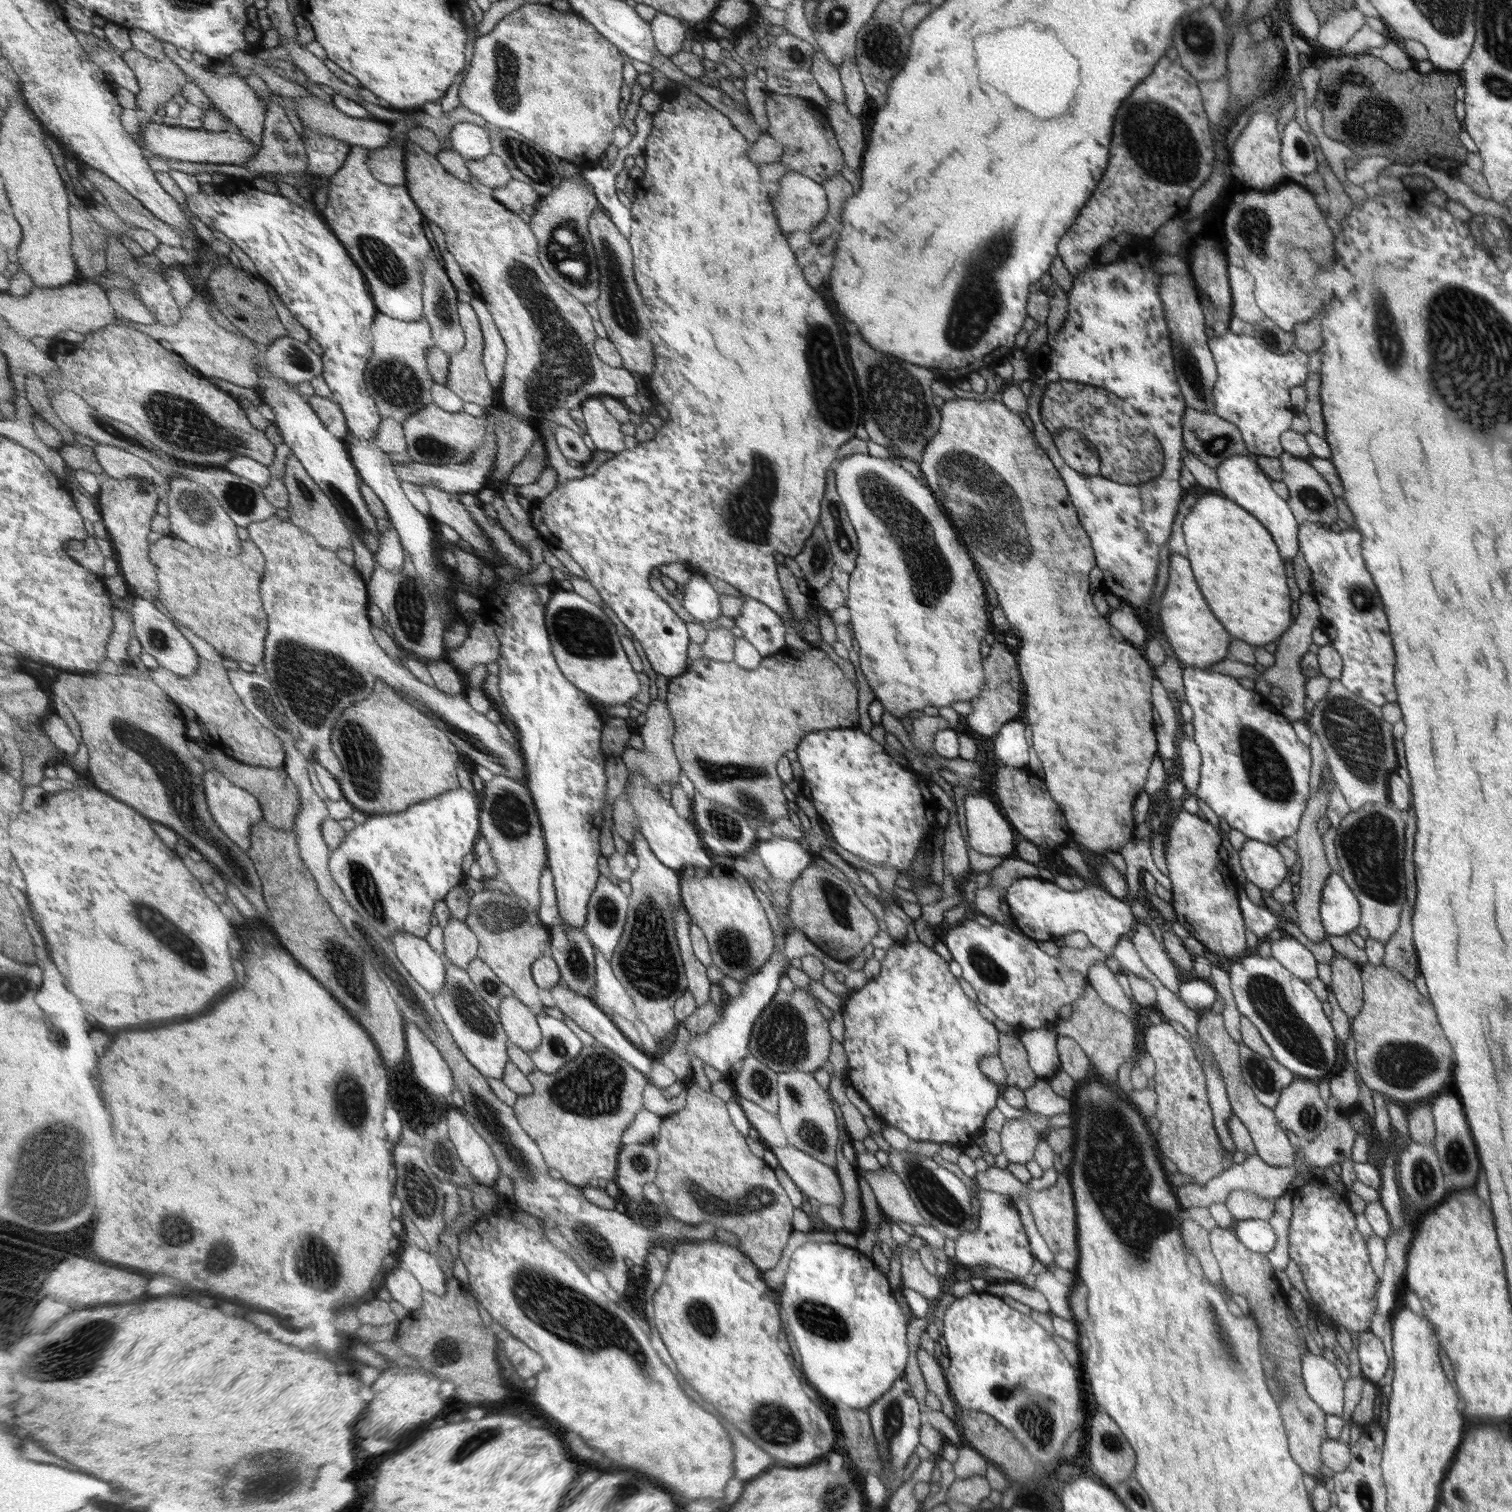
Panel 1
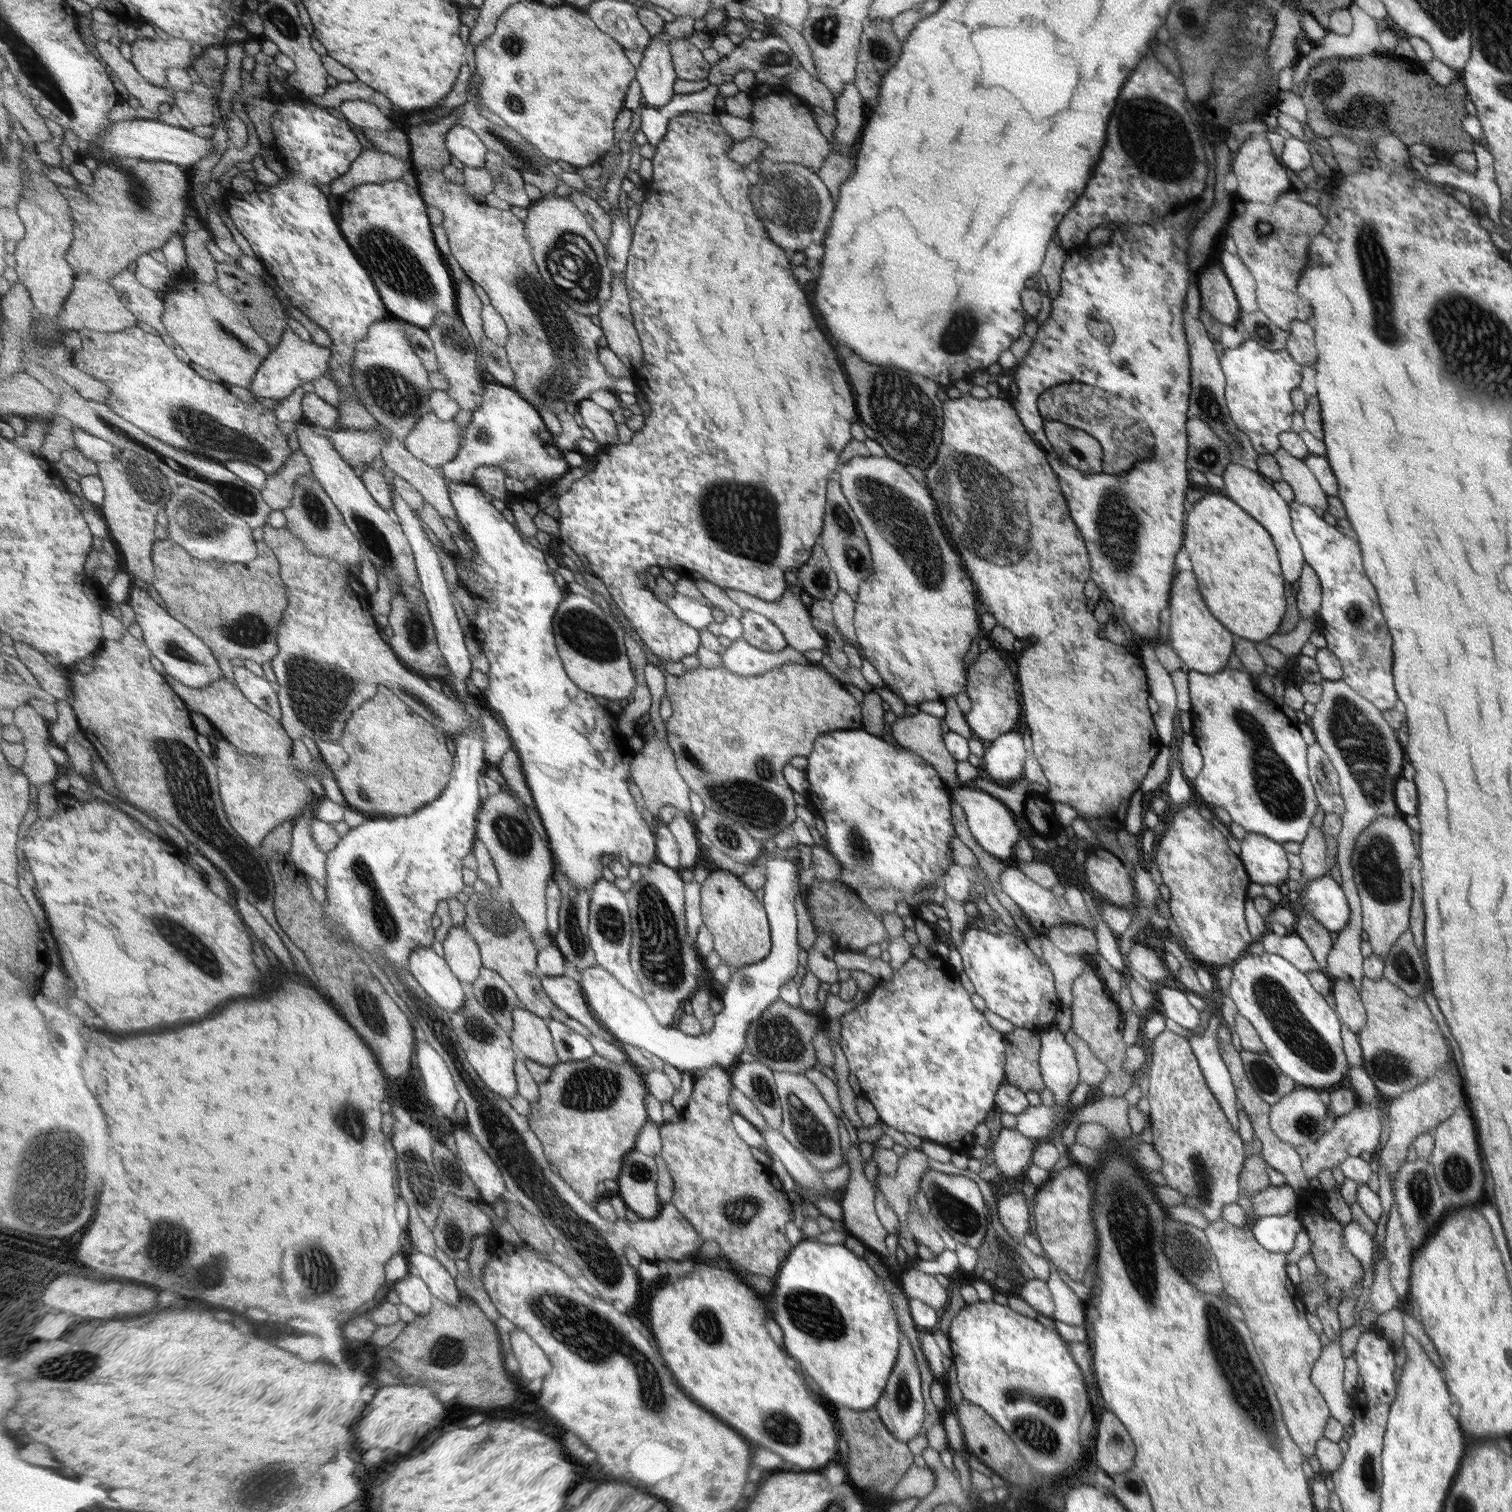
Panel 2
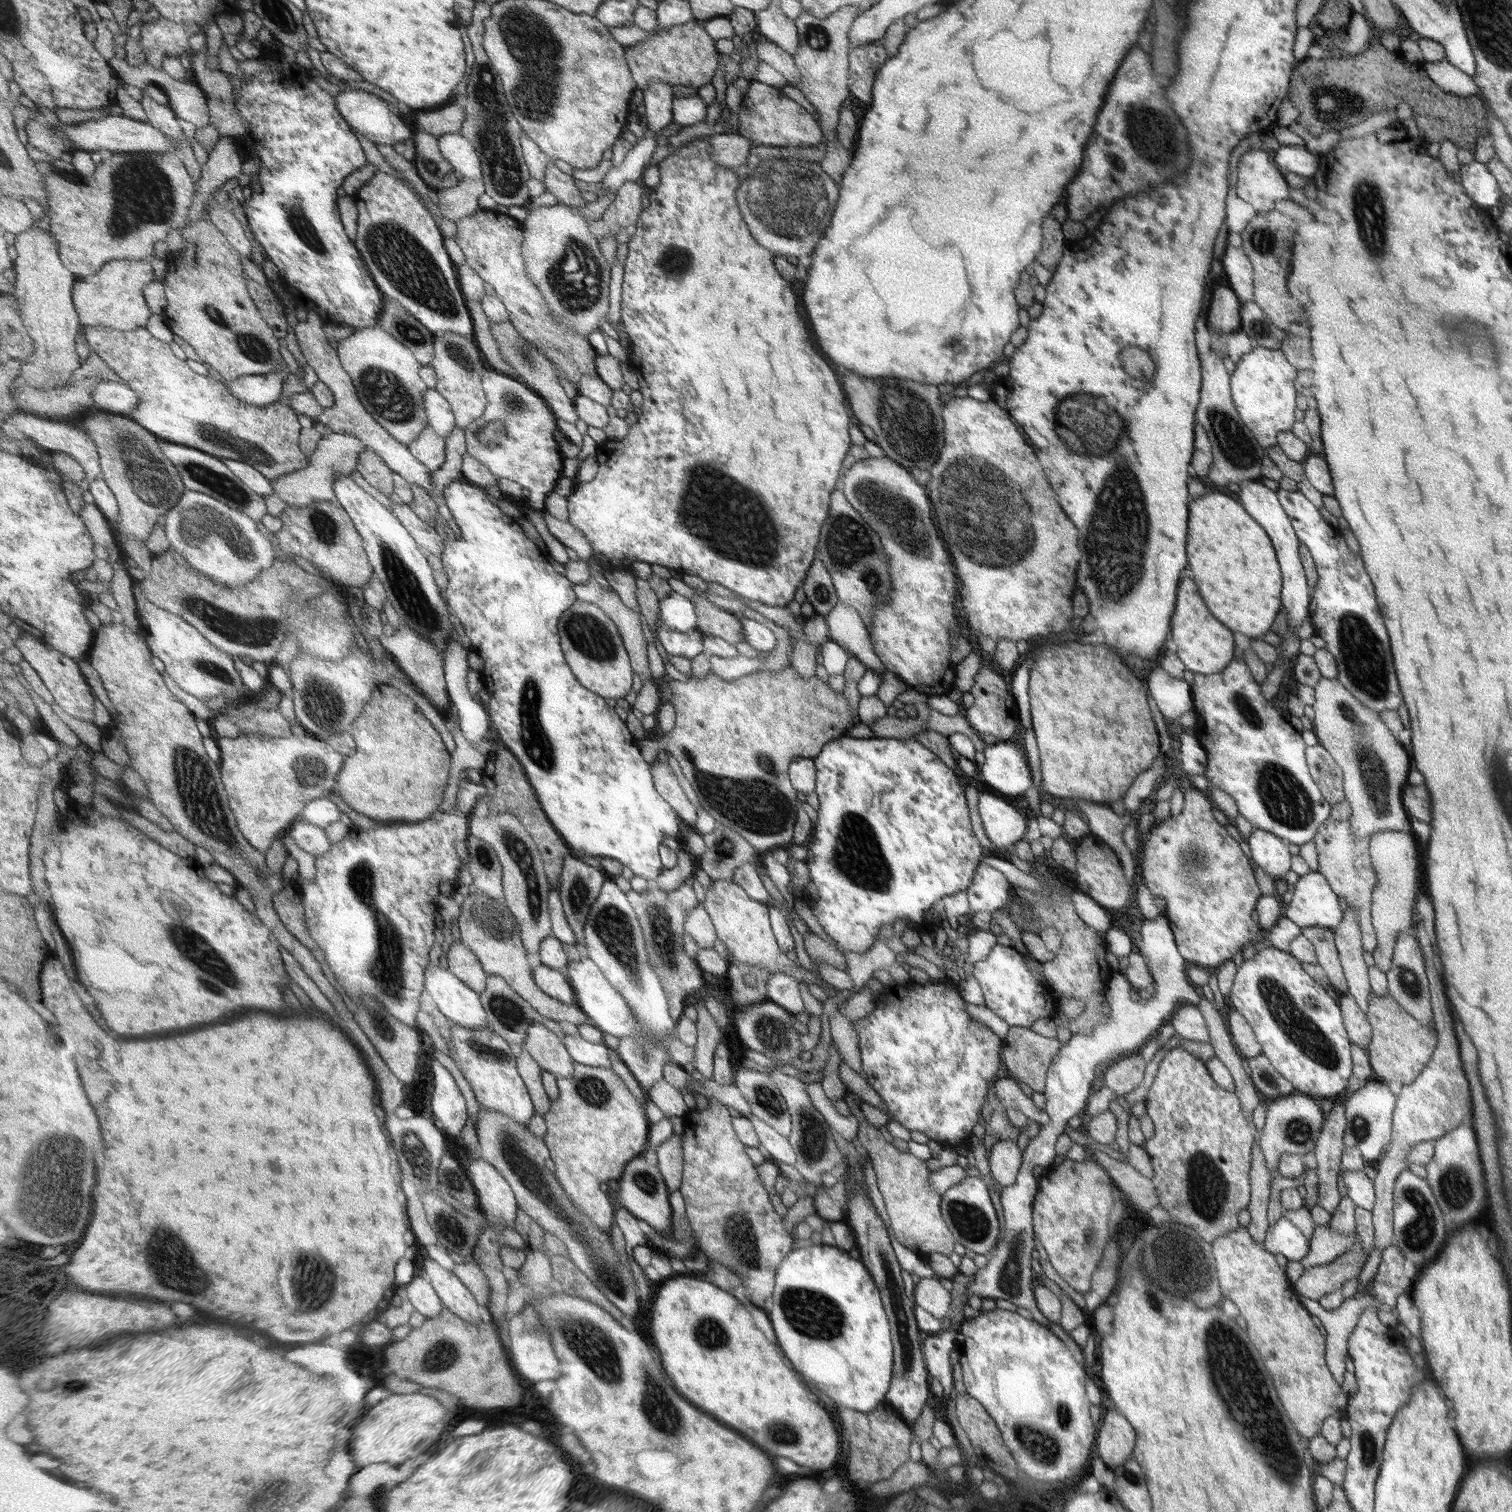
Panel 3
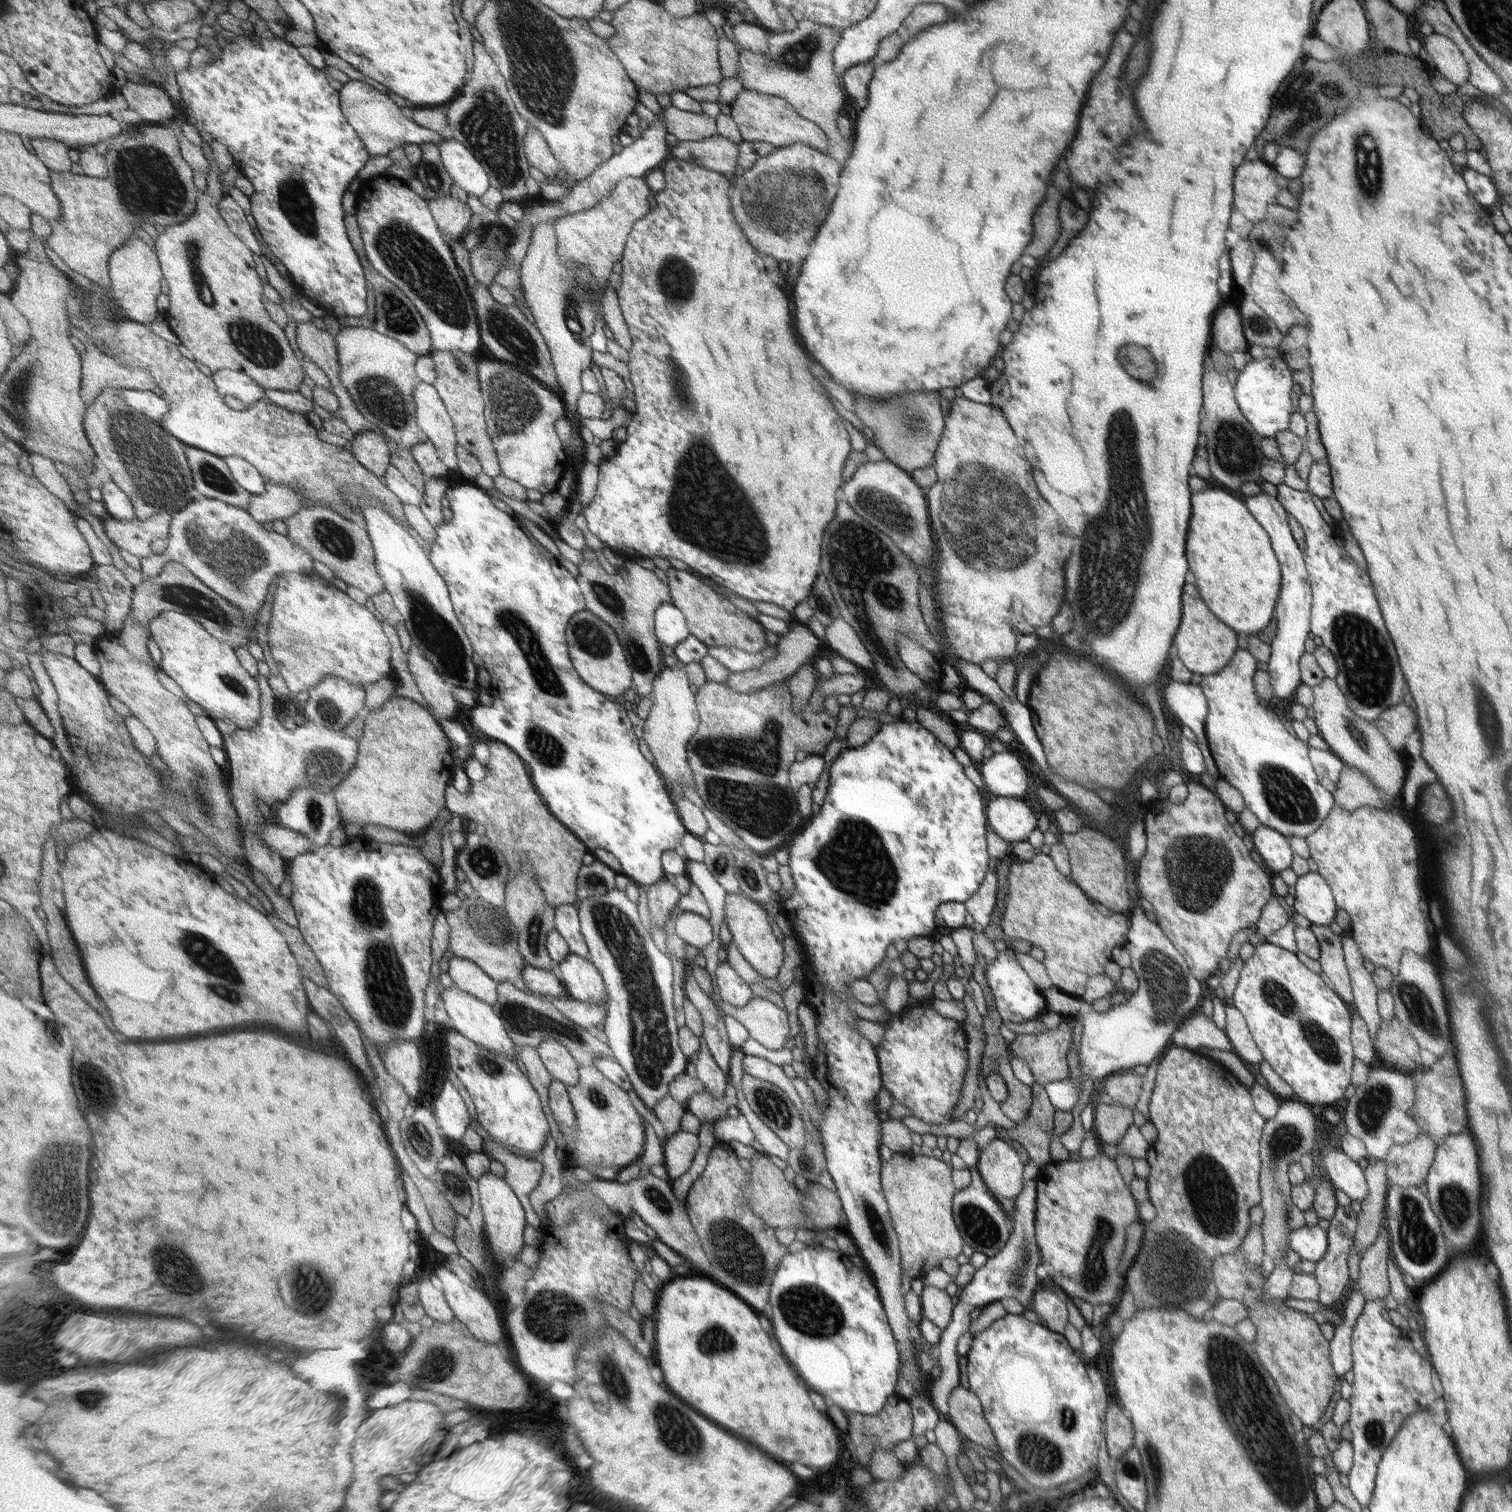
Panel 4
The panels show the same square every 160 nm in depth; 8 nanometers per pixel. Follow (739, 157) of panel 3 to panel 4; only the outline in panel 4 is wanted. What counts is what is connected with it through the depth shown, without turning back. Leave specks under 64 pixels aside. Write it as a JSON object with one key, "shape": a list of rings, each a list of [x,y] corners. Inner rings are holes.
{"shape":[[[715,134],[703,140],[678,141],[674,147],[670,147],[670,154],[675,159],[695,161],[705,168],[733,177],[739,162],[740,143]]]}

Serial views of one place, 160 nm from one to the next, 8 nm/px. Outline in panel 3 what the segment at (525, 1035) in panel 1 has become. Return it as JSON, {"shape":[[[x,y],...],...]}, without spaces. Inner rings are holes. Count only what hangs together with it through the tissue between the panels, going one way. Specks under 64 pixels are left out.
{"shape":[[[534,1022],[525,1039],[525,1050],[555,1077],[573,1078],[574,1058],[561,1038],[544,1023]]]}

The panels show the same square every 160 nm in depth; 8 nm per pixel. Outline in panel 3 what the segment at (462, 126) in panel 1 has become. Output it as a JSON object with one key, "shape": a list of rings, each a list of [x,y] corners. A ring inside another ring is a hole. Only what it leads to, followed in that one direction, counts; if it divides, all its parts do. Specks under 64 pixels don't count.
{"shape":[[[459,132],[440,136],[440,149],[462,178],[482,178],[481,157],[475,145],[465,135]]]}

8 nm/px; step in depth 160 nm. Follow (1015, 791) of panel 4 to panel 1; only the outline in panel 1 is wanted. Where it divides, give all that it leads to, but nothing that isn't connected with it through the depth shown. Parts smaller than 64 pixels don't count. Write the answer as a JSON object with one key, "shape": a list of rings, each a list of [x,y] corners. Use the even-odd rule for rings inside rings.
{"shape":[[[1013,720],[1001,725],[993,736],[995,761],[1012,767],[1025,767],[1027,764],[1027,742],[1023,736],[1023,724]]]}

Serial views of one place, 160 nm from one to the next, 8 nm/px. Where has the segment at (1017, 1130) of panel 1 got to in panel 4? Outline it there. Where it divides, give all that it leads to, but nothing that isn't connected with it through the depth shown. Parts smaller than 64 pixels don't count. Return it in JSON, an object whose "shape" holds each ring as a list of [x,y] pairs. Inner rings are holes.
{"shape":[[[993,1139],[979,1151],[977,1159],[979,1176],[991,1194],[1013,1200],[1022,1192],[1023,1165],[1007,1143]]]}

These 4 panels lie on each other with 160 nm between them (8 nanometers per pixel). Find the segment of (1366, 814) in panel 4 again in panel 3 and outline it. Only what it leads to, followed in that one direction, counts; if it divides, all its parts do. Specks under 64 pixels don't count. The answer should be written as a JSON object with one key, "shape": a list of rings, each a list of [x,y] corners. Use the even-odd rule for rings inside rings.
{"shape":[[[1327,818],[1327,821],[1319,826],[1313,842],[1315,842],[1317,853],[1316,872],[1324,876],[1334,893],[1339,895],[1339,898],[1345,898],[1348,907],[1355,909],[1362,950],[1371,952],[1377,948],[1378,938],[1375,936],[1374,925],[1370,919],[1370,896],[1374,889],[1375,875],[1374,870],[1371,869],[1371,856],[1368,850],[1369,837],[1355,841],[1351,837],[1349,820],[1337,822]]]}

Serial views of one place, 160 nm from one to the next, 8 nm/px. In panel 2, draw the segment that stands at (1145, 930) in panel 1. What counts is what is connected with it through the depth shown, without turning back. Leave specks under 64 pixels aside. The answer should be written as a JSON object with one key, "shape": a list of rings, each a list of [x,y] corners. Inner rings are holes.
{"shape":[[[1134,940],[1125,957],[1125,964],[1127,969],[1133,968],[1152,985],[1165,980],[1169,972],[1155,950]]]}

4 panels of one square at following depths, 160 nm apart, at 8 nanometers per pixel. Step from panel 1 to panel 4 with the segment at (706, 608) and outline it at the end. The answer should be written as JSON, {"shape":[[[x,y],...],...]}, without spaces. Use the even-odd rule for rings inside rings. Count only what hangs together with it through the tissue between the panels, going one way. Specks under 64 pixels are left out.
{"shape":[[[662,604],[656,612],[656,633],[660,643],[675,648],[677,645],[687,641],[692,632],[689,630],[687,615],[675,604]]]}

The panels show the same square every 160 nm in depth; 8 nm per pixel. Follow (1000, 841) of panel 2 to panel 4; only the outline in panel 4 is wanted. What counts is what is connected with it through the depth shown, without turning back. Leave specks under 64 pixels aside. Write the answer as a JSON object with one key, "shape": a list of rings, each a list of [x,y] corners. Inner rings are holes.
{"shape":[[[989,797],[985,808],[987,825],[1007,843],[1021,842],[1035,828],[1035,814],[1015,798]]]}

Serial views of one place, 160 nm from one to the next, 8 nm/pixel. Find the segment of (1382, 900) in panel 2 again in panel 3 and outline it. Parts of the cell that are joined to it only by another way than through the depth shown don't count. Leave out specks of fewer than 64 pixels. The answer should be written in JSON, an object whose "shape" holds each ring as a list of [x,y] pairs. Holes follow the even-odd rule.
{"shape":[[[1379,832],[1369,836],[1371,869],[1374,870],[1375,884],[1371,893],[1370,919],[1378,938],[1377,948],[1371,951],[1374,965],[1386,973],[1390,968],[1397,932],[1410,932],[1414,905],[1414,888],[1417,884],[1417,854],[1409,834],[1405,832]]]}

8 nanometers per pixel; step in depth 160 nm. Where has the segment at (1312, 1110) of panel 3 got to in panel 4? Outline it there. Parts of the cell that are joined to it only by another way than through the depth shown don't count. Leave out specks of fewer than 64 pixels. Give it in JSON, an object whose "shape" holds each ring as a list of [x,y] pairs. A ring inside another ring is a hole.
{"shape":[[[1282,1100],[1273,1118],[1263,1123],[1262,1133],[1258,1142],[1260,1169],[1258,1172],[1258,1187],[1260,1188],[1260,1207],[1262,1219],[1259,1224],[1264,1242],[1264,1254],[1274,1260],[1281,1251],[1288,1249],[1286,1236],[1290,1230],[1305,1227],[1303,1211],[1299,1210],[1290,1197],[1290,1182],[1288,1181],[1288,1166],[1297,1163],[1307,1152],[1316,1150],[1315,1117],[1309,1105],[1302,1101]]]}

